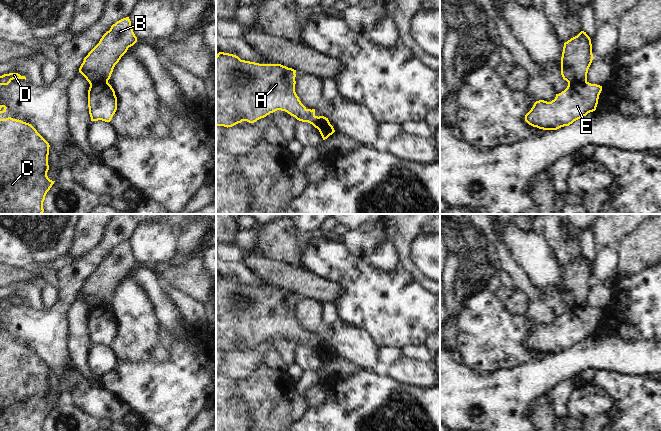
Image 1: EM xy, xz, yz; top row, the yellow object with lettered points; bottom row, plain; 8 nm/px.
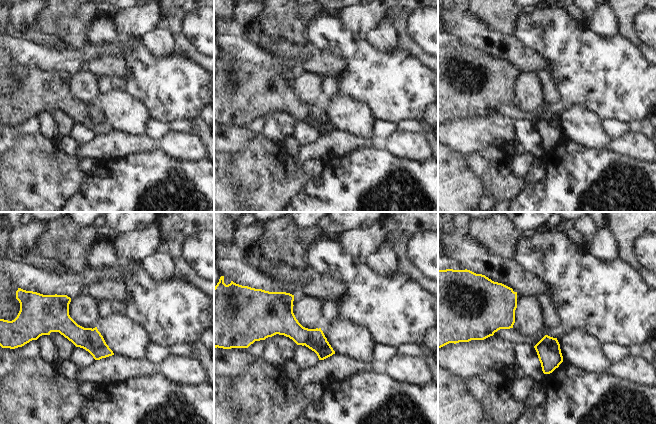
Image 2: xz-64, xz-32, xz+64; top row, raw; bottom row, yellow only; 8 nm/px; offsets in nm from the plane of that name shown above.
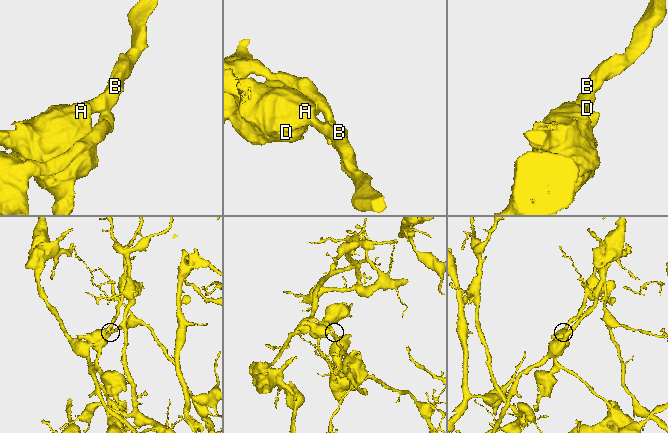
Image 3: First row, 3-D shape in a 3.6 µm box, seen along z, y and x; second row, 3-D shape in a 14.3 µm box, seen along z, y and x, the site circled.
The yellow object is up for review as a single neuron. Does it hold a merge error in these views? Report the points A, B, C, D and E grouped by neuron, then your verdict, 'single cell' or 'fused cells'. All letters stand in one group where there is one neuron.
groups A B C D / E; fused cells

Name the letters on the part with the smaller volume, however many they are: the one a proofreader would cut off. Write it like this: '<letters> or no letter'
A, B, C, D

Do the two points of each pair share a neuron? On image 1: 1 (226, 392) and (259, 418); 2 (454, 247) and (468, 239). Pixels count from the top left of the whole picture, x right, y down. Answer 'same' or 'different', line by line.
1: different
2: different

